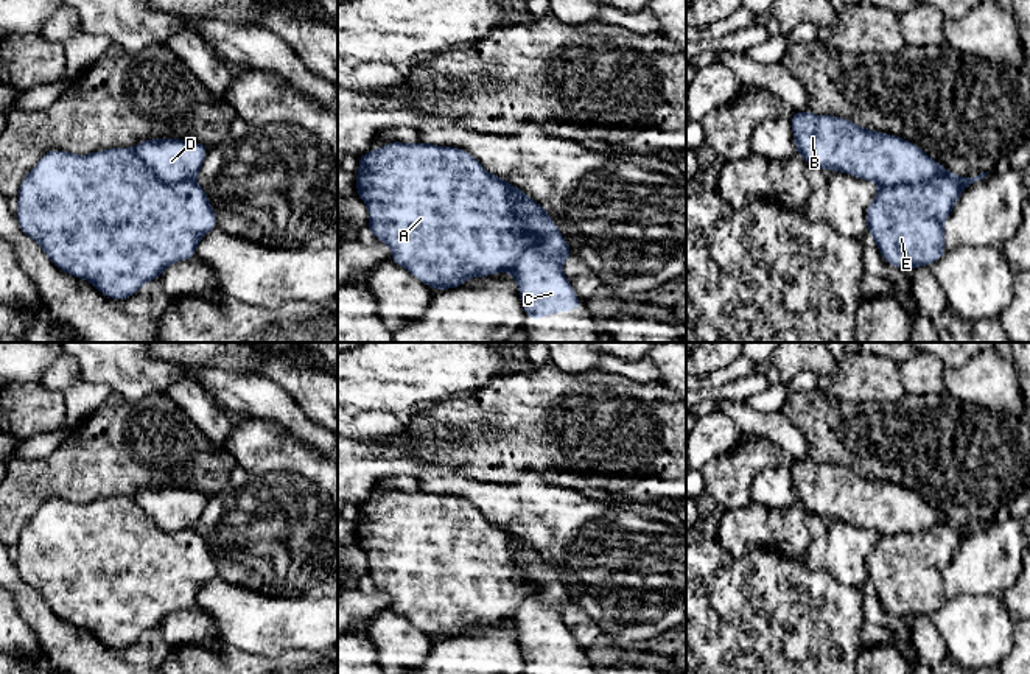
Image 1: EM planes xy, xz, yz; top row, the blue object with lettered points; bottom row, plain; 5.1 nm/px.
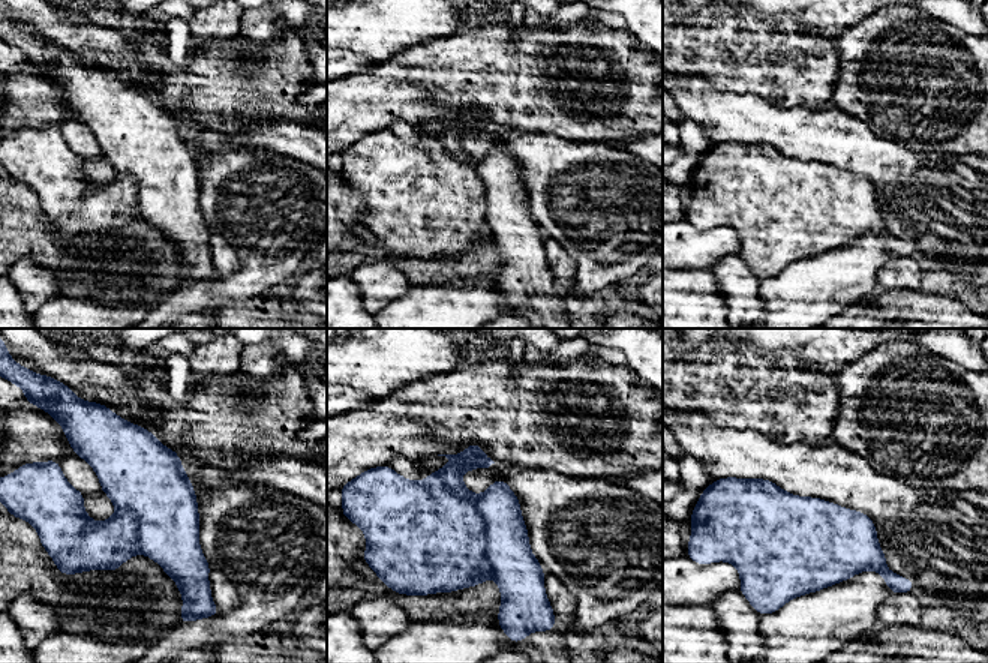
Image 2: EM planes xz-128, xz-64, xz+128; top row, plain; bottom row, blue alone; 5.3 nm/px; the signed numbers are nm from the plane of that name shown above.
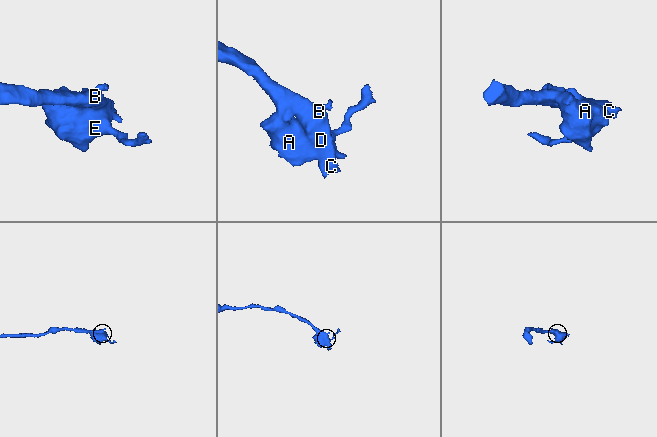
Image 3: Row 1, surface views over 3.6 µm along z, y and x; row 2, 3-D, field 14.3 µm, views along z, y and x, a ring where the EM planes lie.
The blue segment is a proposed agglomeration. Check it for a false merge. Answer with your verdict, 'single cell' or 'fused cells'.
fused cells

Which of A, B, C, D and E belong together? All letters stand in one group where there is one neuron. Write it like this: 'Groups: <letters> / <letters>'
Groups: A E / B C D

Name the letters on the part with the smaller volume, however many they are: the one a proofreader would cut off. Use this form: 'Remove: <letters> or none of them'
Remove: A, E

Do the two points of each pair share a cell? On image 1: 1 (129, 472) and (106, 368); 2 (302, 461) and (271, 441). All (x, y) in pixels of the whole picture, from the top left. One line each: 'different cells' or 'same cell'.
1: different cells
2: same cell

